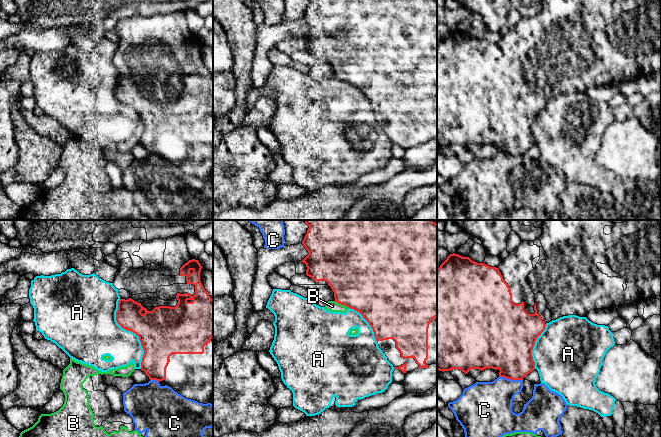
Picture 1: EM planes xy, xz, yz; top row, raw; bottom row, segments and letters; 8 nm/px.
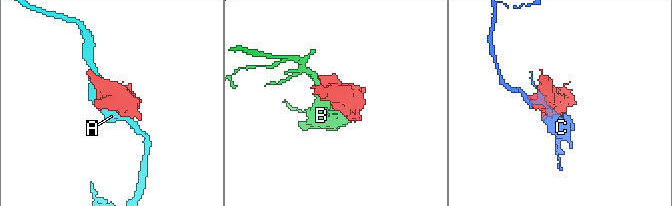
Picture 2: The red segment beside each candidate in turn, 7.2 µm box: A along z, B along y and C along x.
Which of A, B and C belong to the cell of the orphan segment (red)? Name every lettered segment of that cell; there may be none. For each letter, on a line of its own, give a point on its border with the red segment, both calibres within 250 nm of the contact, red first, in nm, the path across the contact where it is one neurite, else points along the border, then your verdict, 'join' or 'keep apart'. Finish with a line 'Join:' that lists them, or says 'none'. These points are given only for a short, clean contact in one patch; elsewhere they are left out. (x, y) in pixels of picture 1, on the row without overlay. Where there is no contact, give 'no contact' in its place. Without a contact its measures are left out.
A: meets red in xy at (132, 107); 380 nm thick on the red side, 320 nm on the other; keep apart
B: meets red in xz at (341, 80); 480 nm thick on the red side, 90 nm on the other; keep apart
C: meets red in yz at (511, 155); 380 nm thick on the red side, 340 nm on the other; keep apart
Join: none

